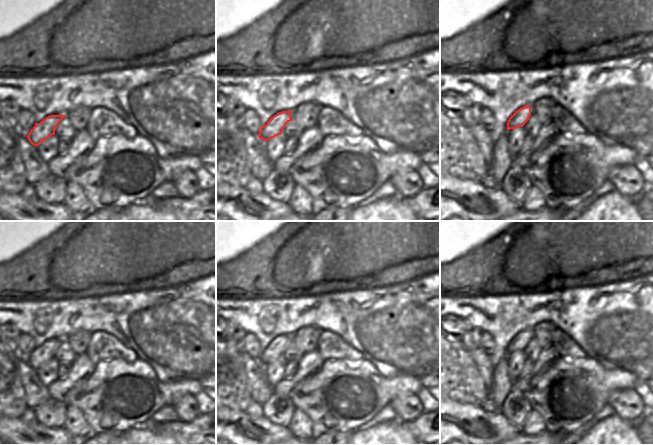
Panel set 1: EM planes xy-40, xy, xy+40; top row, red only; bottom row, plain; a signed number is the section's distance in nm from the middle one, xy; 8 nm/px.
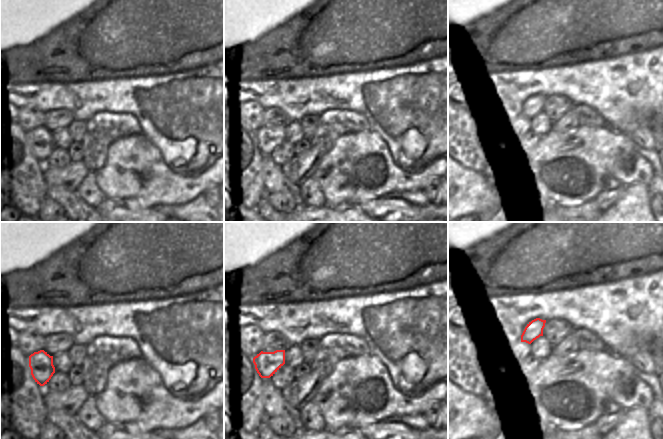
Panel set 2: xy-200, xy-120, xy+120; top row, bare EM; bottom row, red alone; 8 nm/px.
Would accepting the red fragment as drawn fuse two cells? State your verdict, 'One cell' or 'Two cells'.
One cell

